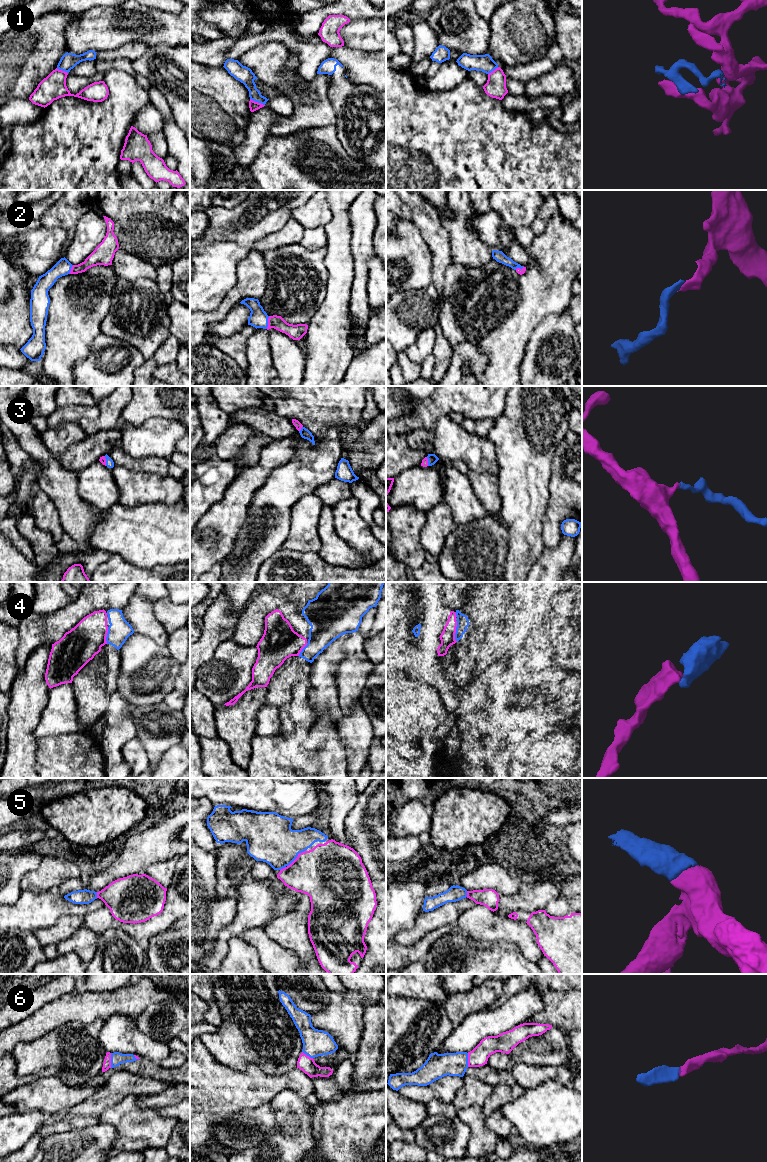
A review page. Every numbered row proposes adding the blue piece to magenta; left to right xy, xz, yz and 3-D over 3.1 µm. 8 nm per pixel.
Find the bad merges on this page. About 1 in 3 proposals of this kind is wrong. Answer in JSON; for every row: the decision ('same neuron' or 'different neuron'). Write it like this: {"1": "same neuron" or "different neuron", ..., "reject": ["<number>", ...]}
{"1": "different neuron", "2": "same neuron", "3": "same neuron", "4": "same neuron", "5": "same neuron", "6": "same neuron", "reject": ["1"]}

